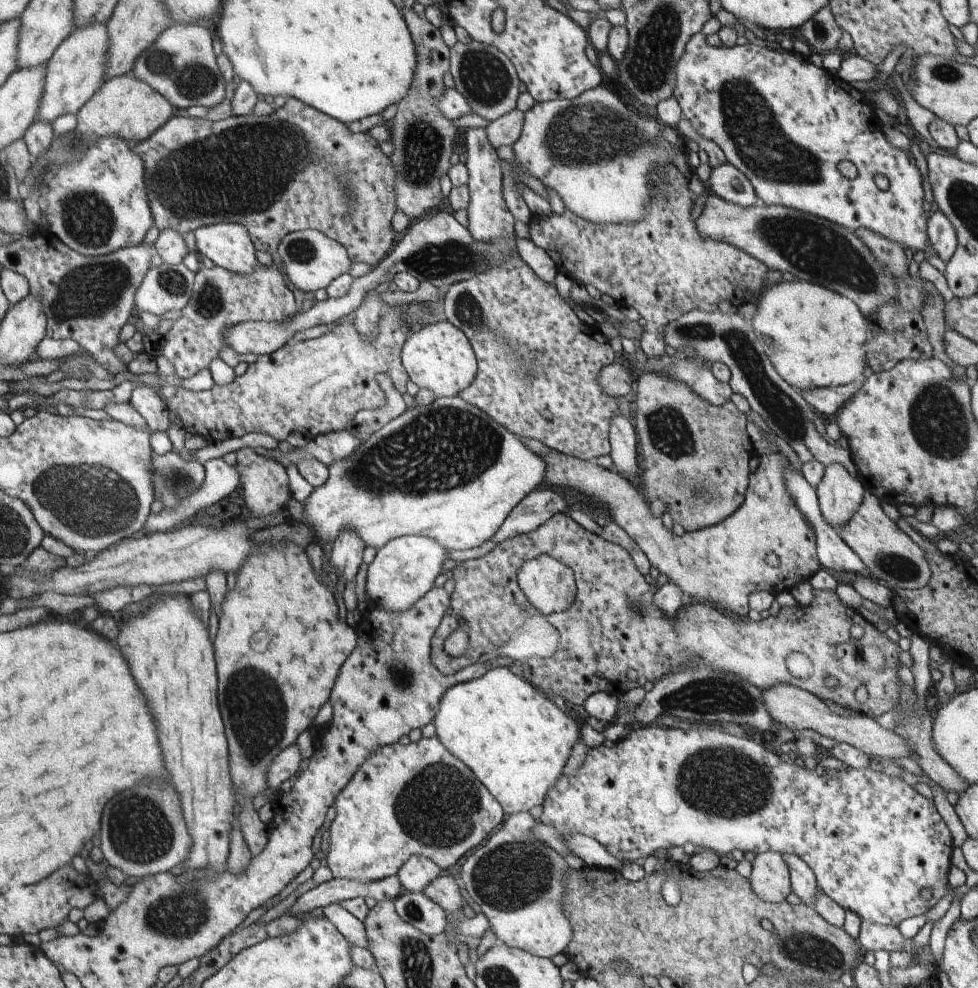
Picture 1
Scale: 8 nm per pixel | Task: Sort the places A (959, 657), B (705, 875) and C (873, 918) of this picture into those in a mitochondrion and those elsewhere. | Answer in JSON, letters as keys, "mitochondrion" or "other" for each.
{"A":"other","B":"other","C":"other"}

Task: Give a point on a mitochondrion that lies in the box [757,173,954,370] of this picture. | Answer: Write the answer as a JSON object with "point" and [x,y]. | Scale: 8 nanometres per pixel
{"point":[885,256]}

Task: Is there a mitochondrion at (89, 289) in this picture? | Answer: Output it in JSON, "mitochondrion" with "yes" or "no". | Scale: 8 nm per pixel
{"mitochondrion":"yes"}

